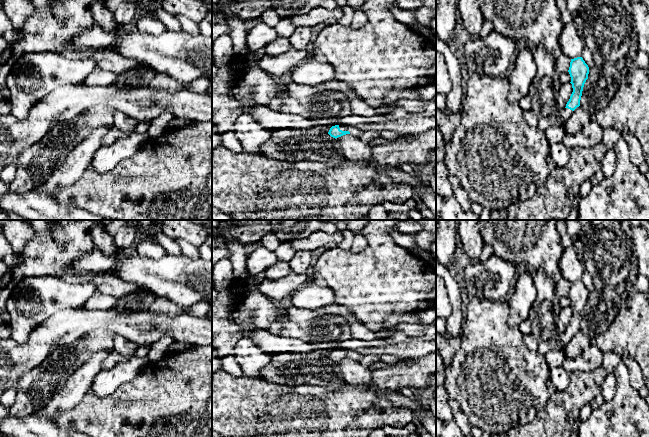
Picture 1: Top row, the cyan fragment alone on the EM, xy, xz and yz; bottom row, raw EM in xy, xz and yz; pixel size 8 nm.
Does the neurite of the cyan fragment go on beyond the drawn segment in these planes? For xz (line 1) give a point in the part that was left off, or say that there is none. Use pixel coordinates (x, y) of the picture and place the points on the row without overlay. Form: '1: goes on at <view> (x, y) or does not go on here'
1: goes on at xz (353, 355)

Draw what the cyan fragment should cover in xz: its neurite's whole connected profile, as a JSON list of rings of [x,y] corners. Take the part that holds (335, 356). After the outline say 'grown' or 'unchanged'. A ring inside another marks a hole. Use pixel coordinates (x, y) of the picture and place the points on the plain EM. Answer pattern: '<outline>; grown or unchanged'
[[[335,349],[330,352],[328,358],[335,363],[346,358],[351,358],[353,360],[360,361],[363,358],[363,355],[353,350]]]; grown

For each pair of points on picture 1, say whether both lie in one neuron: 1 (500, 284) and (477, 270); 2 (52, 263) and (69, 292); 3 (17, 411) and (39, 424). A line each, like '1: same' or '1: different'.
1: same
2: different
3: different

